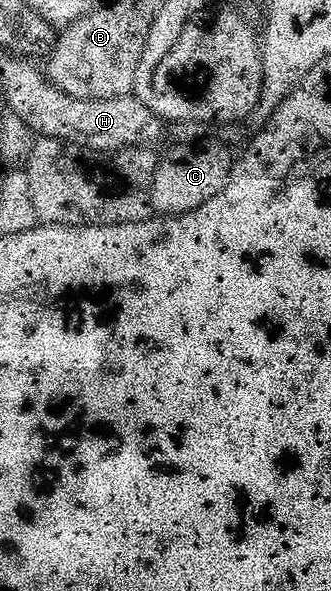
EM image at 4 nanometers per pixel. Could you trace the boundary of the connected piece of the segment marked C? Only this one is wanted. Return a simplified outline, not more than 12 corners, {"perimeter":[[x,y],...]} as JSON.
{"perimeter":[[218,139],[175,145],[151,180],[152,210],[193,211],[231,177]]}

